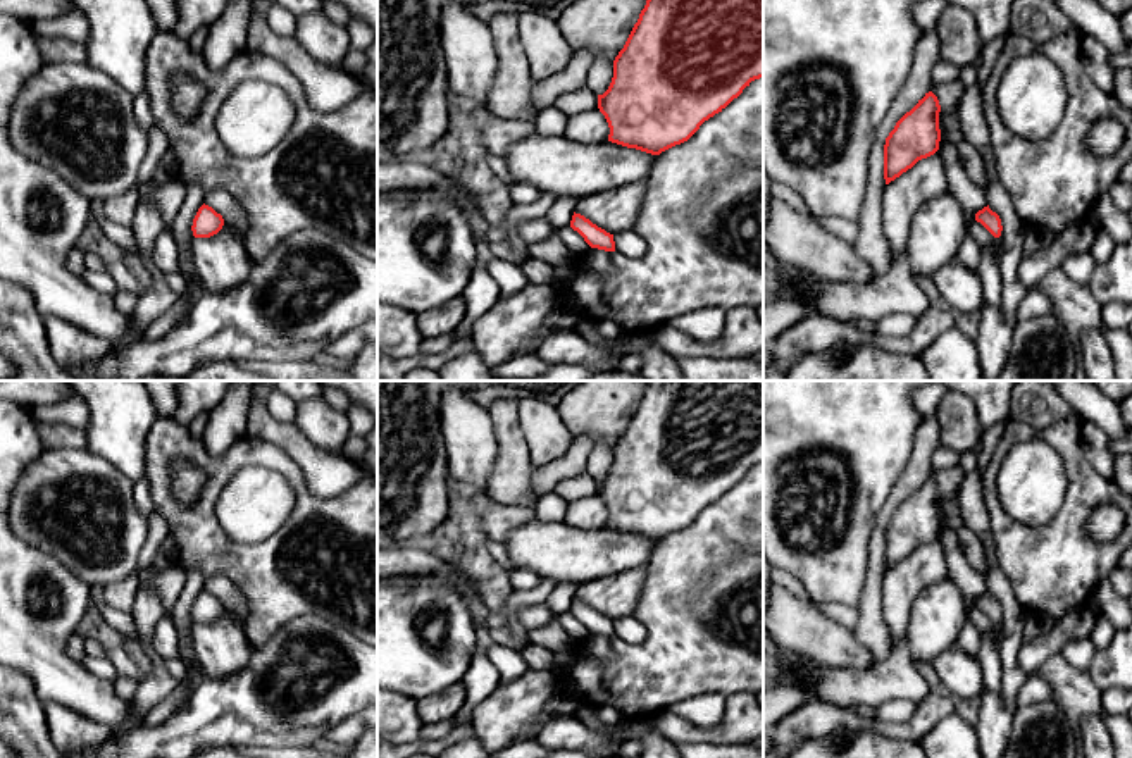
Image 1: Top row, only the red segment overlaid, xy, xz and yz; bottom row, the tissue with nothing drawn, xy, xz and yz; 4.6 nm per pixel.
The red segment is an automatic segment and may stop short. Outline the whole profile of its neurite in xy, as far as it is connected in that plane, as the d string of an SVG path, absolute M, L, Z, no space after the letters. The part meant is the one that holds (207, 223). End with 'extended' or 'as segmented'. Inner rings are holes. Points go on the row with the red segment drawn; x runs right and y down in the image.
M202 205L193 219L193 236L195 238L210 238L217 234L224 226L224 219L212 207Z; as segmented

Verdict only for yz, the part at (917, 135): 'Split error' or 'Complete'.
Complete

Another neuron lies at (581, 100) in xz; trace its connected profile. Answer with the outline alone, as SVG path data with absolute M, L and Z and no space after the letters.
M584 86L581 90L560 95L553 107L557 107L567 117L572 117L574 114L584 114L591 109L596 109L598 95Z

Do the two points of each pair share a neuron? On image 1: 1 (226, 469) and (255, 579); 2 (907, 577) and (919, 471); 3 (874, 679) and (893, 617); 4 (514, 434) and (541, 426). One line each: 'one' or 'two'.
1: one
2: two
3: two
4: two

